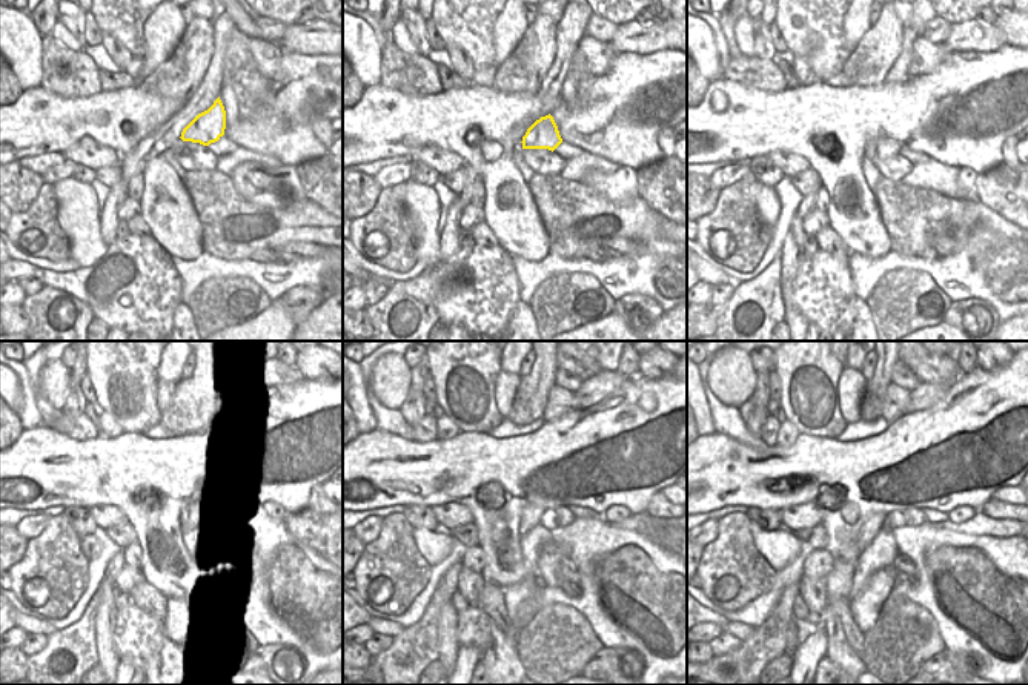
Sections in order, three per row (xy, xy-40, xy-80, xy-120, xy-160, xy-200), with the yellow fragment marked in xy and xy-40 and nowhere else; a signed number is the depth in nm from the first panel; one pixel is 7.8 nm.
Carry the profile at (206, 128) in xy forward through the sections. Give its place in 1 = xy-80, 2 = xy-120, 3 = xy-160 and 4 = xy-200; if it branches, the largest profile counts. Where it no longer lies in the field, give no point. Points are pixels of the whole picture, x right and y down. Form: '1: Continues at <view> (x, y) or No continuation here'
1: Continues at xy-80 (882, 148)
2: Continues at xy-120 (189, 507)
3: Continues at xy-160 (532, 513)
4: Continues at xy-200 (876, 522).

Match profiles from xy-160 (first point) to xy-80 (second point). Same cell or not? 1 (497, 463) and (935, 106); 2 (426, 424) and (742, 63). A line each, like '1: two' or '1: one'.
1: one
2: one

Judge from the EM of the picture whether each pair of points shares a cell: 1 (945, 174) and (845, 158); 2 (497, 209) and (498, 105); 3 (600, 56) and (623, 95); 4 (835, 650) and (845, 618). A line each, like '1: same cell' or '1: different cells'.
1: different cells
2: same cell
3: different cells
4: different cells

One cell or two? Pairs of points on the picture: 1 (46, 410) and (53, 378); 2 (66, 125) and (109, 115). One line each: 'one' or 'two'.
1: two
2: one

